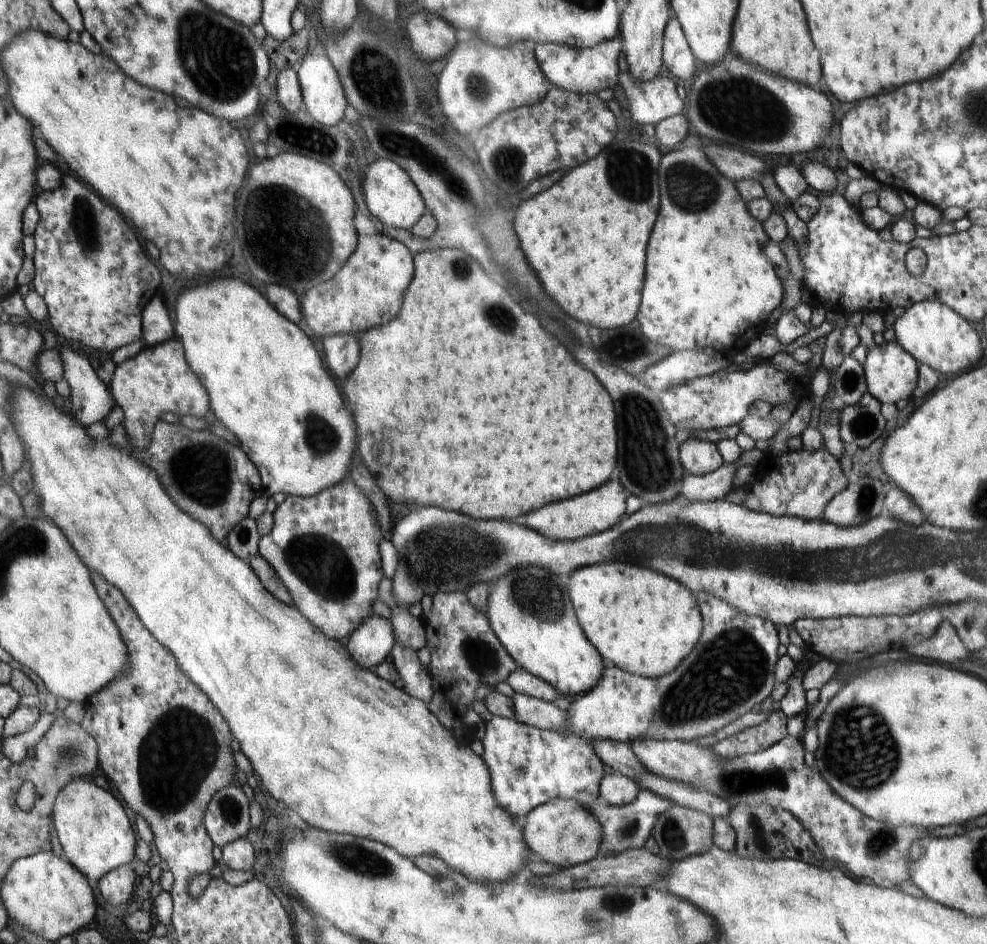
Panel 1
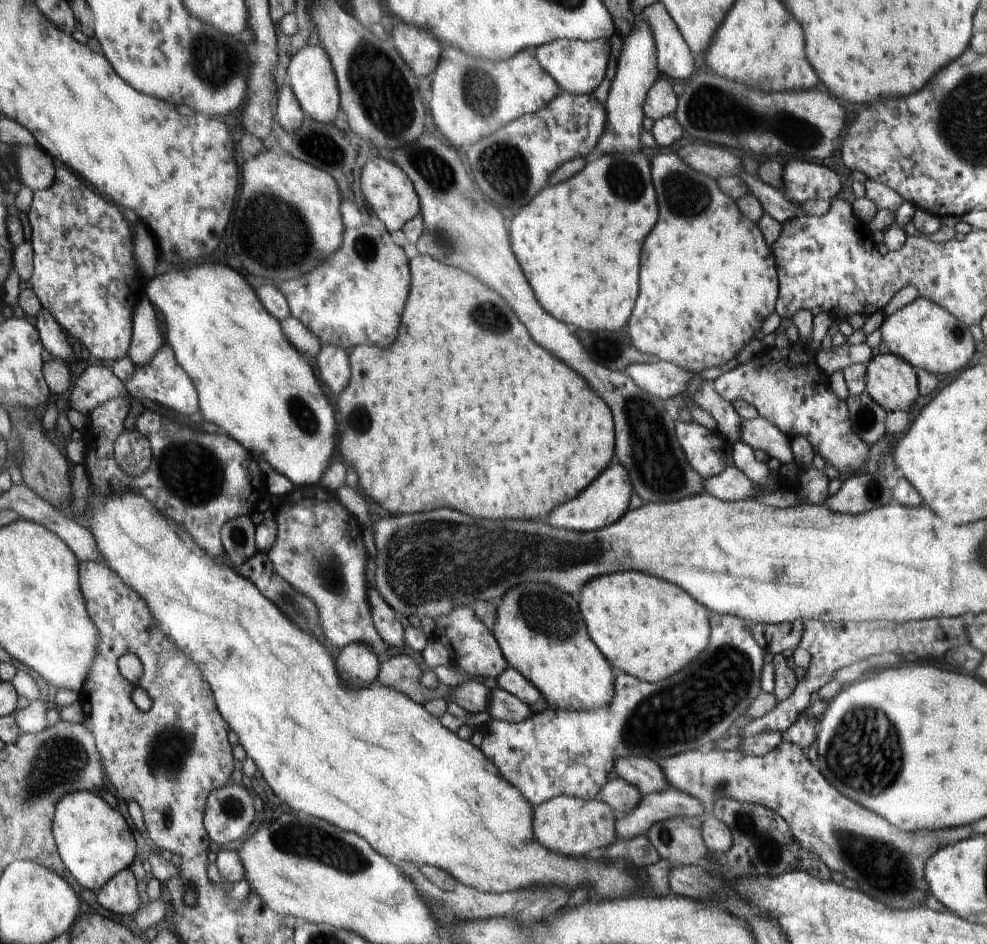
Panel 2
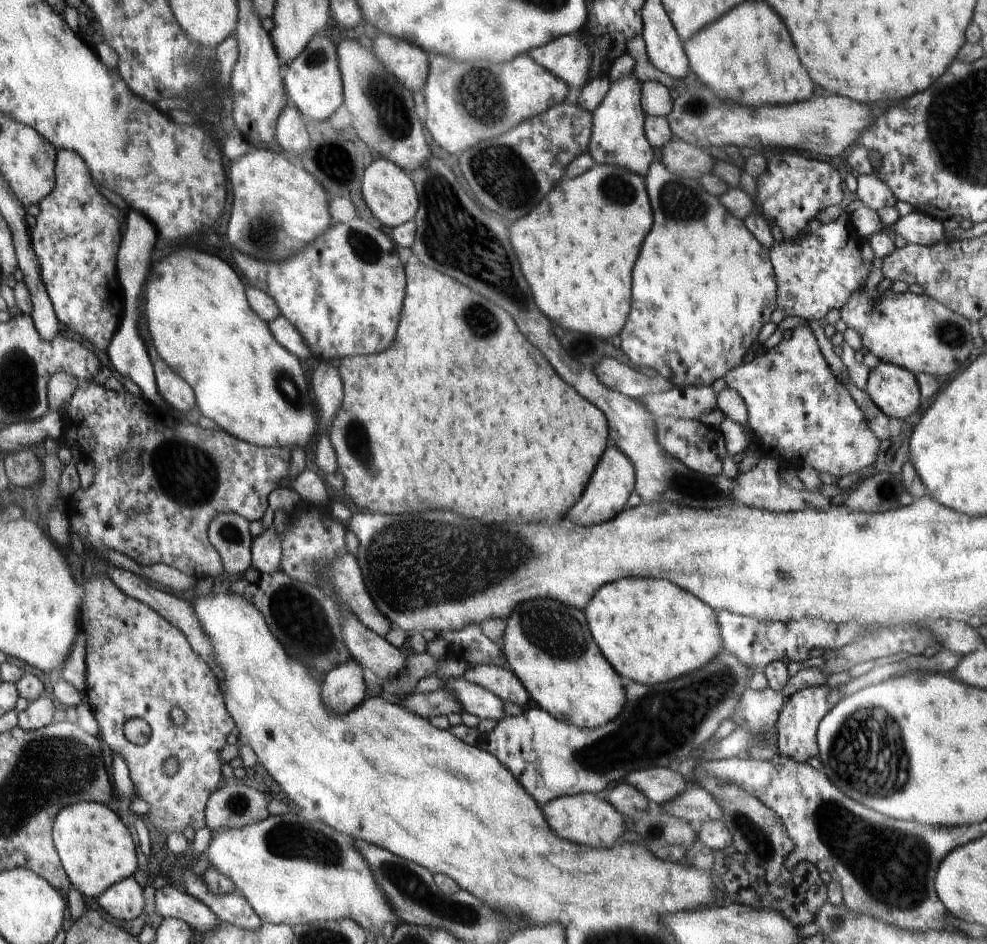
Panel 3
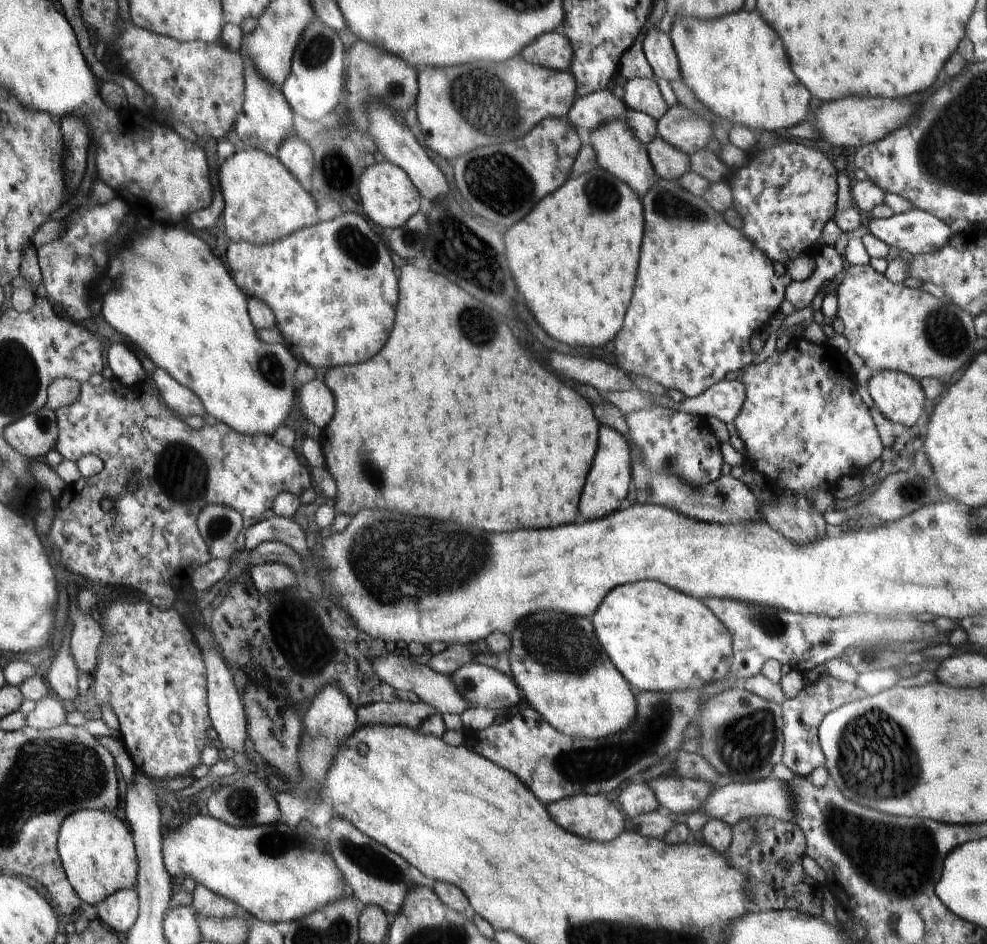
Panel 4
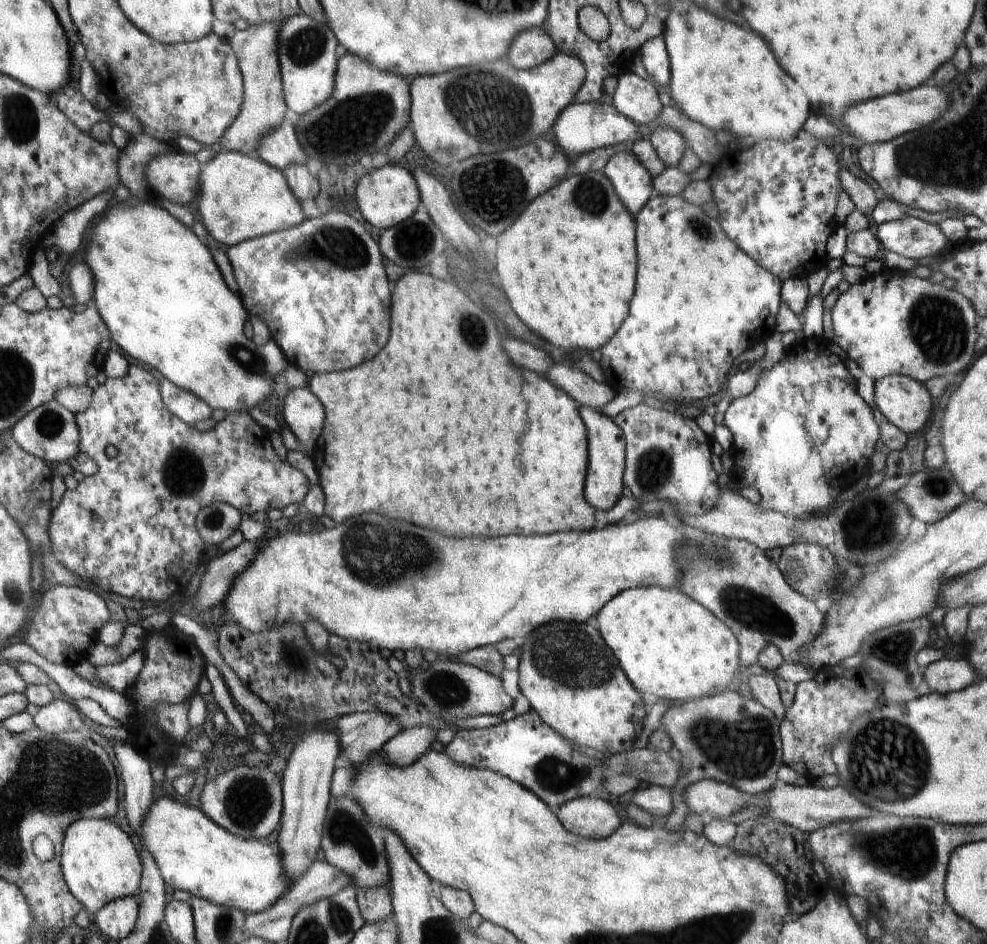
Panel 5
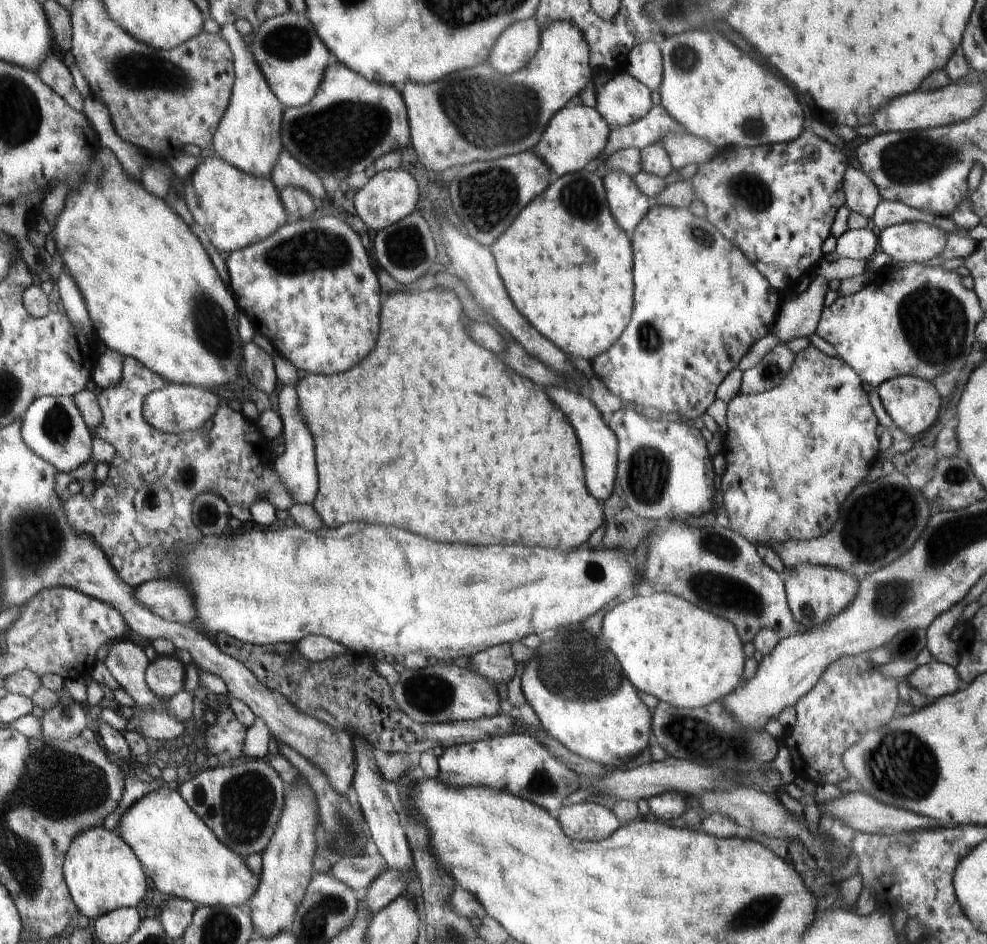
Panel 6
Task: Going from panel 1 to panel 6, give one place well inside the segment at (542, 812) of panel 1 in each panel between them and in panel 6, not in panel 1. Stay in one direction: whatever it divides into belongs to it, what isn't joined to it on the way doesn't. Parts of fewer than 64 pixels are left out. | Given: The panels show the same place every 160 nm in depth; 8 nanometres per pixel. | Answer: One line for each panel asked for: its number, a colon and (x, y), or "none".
2: (570, 826)
3: (585, 819)
4: (591, 817)
5: (587, 816)
6: (586, 821)

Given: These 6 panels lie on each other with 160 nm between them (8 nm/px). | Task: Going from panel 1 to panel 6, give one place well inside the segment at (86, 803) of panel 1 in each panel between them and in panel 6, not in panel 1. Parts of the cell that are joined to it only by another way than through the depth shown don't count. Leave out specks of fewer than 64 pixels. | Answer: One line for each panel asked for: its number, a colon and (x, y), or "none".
2: (95, 843)
3: (96, 848)
4: (96, 848)
5: (101, 863)
6: (104, 874)

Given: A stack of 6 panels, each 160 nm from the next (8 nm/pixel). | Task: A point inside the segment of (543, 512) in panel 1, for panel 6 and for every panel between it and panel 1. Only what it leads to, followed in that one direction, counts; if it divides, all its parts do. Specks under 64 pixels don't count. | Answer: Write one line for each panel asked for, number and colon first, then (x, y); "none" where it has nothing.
2: (601, 505)
3: (611, 486)
4: (608, 486)
5: (605, 485)
6: (600, 444)

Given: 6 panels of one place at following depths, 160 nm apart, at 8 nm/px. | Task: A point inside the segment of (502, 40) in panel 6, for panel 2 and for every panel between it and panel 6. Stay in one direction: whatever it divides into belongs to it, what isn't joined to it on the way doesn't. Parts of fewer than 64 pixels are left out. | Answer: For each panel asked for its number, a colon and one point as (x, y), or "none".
2: (578, 66)
3: (567, 57)
4: (553, 50)
5: (531, 47)

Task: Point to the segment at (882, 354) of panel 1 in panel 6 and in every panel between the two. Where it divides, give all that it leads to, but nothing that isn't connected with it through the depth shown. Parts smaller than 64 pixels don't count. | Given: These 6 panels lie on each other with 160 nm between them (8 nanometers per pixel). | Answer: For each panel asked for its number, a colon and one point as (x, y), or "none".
2: (891, 382)
3: (895, 390)
4: (898, 396)
5: (906, 403)
6: (912, 403)

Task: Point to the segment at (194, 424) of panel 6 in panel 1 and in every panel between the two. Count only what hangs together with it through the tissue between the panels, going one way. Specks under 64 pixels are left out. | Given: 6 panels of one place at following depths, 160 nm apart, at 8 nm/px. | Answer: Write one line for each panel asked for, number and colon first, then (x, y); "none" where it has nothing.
1: (159, 379)
2: (163, 380)
3: (172, 388)
4: (181, 399)
5: (189, 408)

